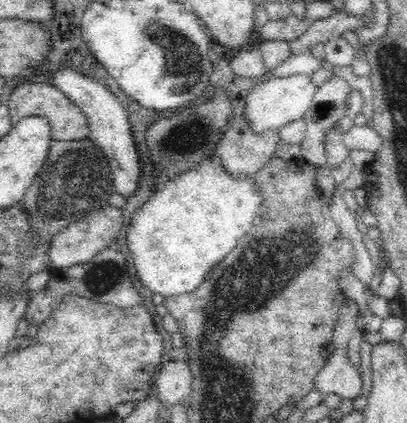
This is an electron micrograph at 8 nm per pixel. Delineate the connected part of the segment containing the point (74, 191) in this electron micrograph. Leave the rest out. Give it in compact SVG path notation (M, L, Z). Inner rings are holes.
M89 138L74 141L53 139L44 166L19 200L27 218L25 234L28 242L24 242L24 245L28 245L28 249L43 246L48 251L52 240L64 228L108 205L108 198L112 194L114 189L109 162ZM31 242L35 242L35 246L31 246Z

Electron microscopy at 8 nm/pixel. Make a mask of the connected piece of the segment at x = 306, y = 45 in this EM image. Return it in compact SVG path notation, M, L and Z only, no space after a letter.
M337 10L326 18L310 22L306 32L302 32L302 34L287 41L288 54L289 56L298 56L302 53L309 53L314 46L325 45L328 40L341 37L348 30L356 28L361 28L359 20L350 18L344 12Z

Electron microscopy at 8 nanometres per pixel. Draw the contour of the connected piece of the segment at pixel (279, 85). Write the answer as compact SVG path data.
M294 74L288 77L274 77L271 80L261 79L250 90L244 114L252 121L252 129L263 131L266 129L279 130L287 122L303 118L304 113L315 100L319 86L314 82L312 74Z

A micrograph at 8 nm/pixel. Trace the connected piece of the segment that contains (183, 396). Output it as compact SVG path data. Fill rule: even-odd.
M166 360L159 369L154 389L165 402L181 402L188 399L192 385L193 374L189 361Z

